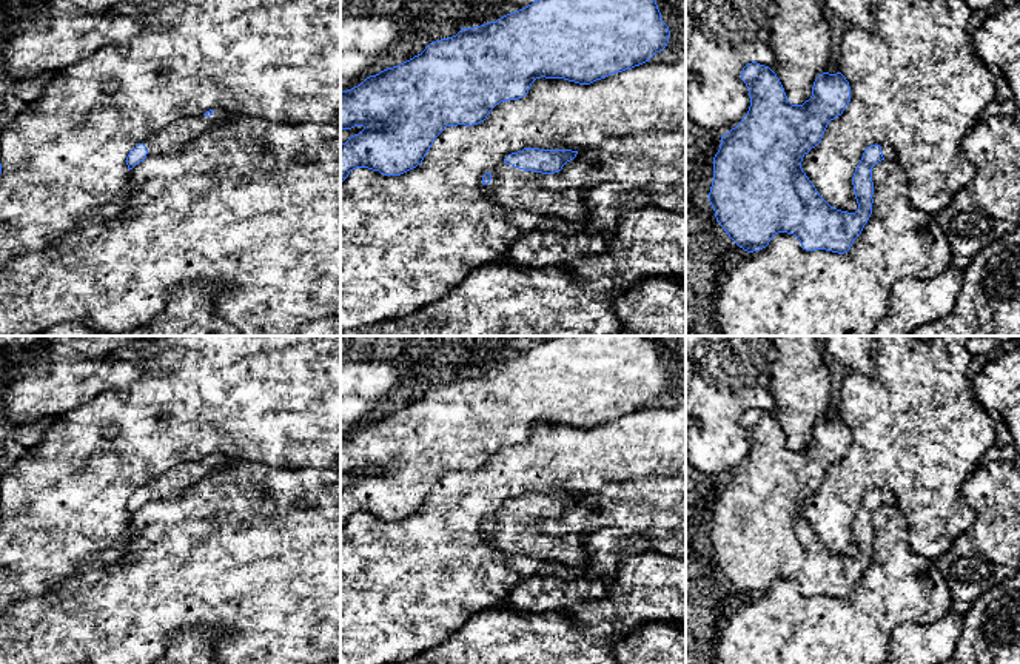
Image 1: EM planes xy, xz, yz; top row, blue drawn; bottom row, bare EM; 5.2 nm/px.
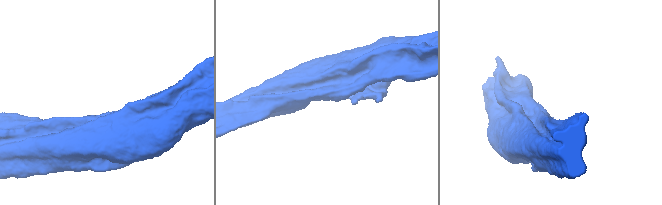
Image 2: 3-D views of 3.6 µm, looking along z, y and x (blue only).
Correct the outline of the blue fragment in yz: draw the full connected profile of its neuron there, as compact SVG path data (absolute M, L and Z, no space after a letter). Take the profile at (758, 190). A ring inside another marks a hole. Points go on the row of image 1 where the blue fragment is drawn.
M747 63L741 80L749 89L749 111L735 128L721 136L720 149L713 157L709 202L716 222L747 253L766 248L778 233L794 234L806 251L847 253L872 214L872 168L884 159L892 160L895 151L880 145L867 146L852 177L858 210L837 210L820 196L801 162L821 142L829 122L841 116L849 105L851 86L846 77L841 72L820 74L810 99L803 105L787 100L780 79L769 66Z

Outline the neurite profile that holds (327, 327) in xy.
M341 317L305 324L299 328L297 336L341 336Z

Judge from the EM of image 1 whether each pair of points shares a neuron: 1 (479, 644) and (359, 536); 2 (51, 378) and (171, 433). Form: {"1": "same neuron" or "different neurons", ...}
{"1": "different neurons", "2": "different neurons"}

